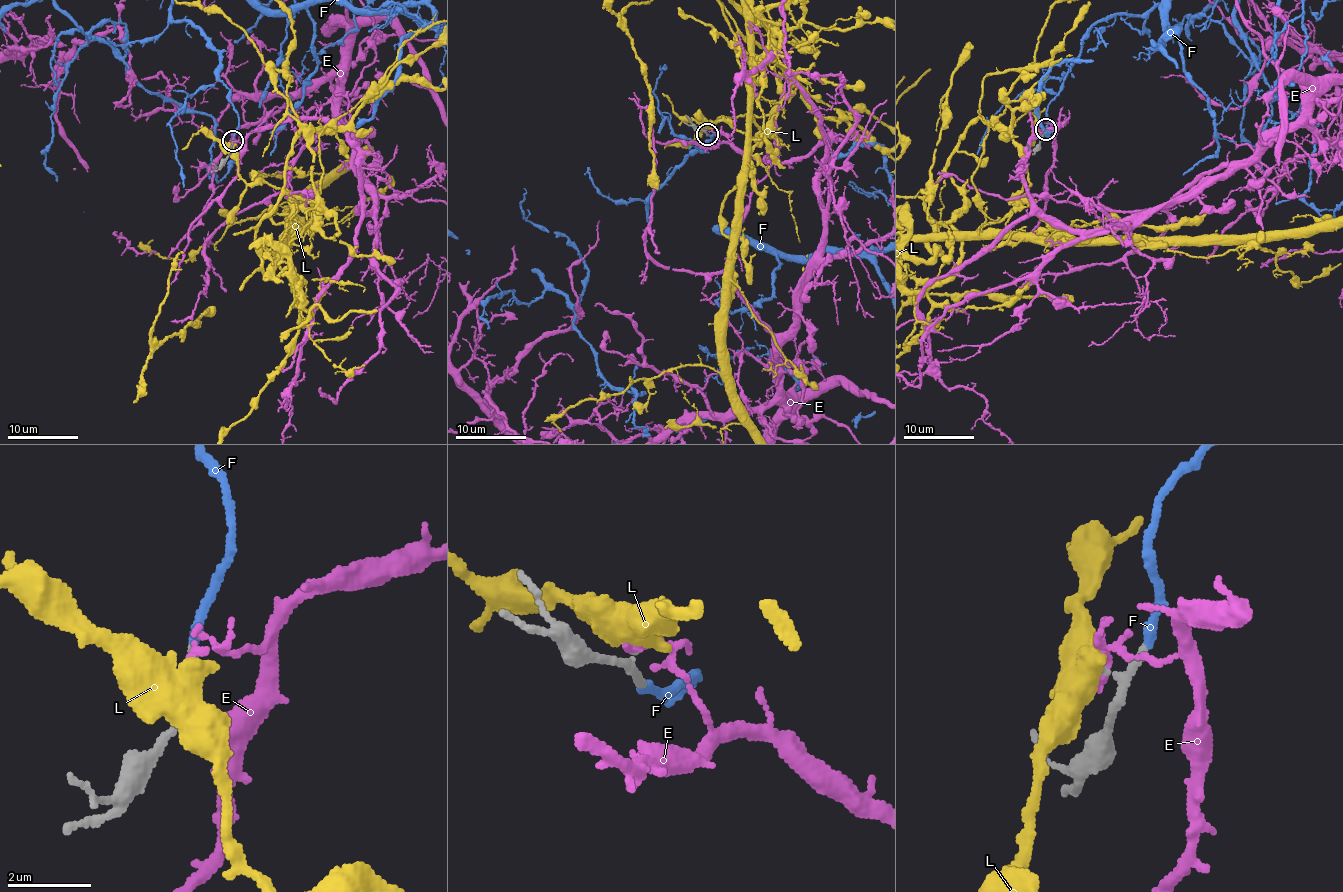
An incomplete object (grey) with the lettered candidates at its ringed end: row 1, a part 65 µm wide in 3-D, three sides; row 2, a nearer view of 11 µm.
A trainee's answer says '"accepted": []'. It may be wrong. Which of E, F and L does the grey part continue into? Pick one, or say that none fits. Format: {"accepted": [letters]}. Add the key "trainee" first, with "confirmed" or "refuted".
{"trainee": "refuted", "accepted": ["F"]}

